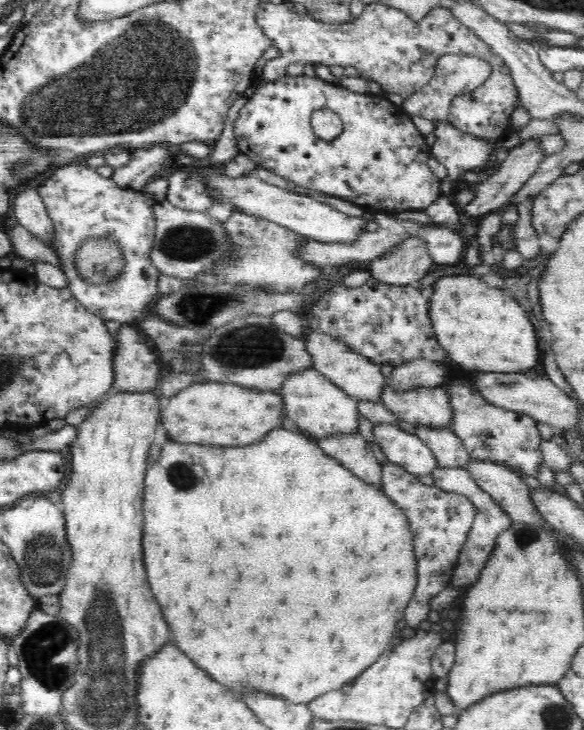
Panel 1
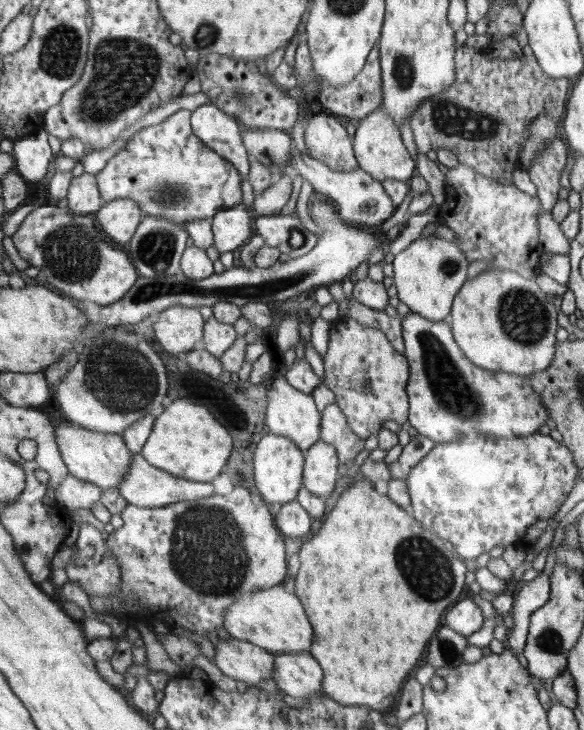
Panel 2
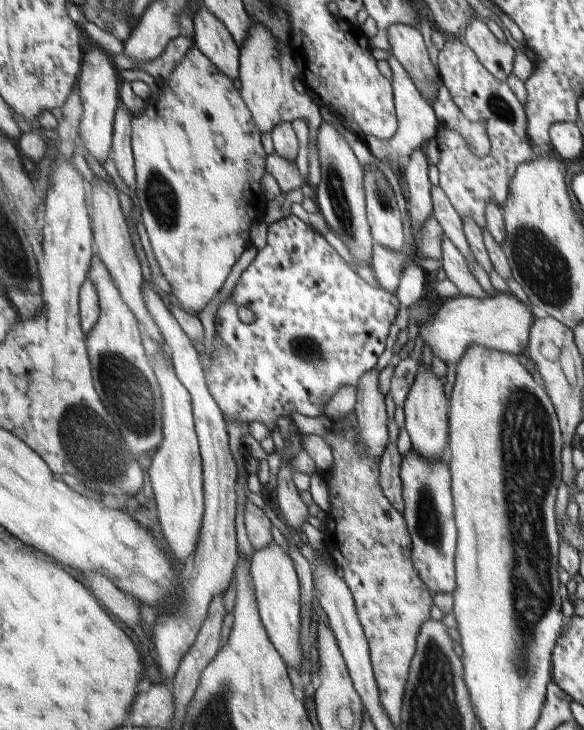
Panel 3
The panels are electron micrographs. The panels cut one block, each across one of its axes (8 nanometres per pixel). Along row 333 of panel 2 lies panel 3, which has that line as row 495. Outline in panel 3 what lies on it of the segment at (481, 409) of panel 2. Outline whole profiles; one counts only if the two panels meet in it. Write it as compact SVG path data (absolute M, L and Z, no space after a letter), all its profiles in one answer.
M414 450L401 456L400 476L403 486L404 518L414 546L413 559L420 578L431 588L432 593L451 592L458 588L456 554L458 550L458 526L455 522L453 479L448 459L428 462Z

